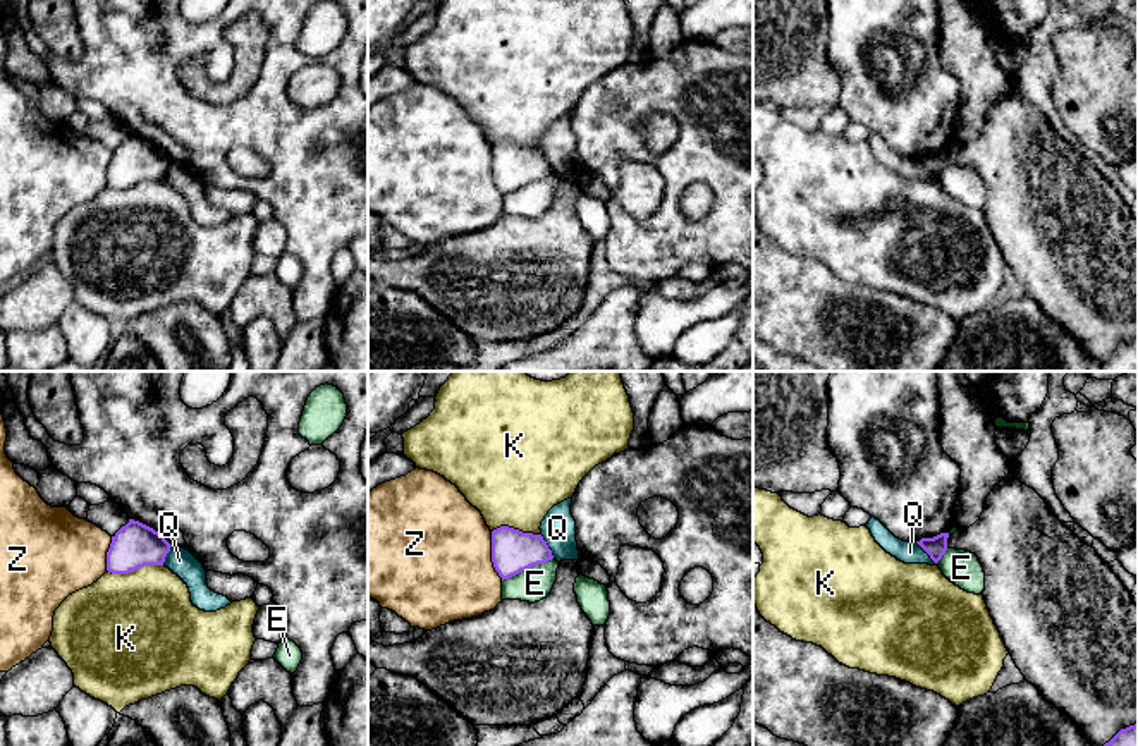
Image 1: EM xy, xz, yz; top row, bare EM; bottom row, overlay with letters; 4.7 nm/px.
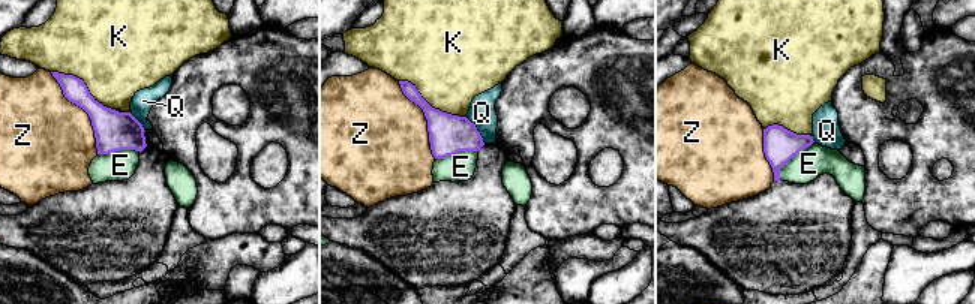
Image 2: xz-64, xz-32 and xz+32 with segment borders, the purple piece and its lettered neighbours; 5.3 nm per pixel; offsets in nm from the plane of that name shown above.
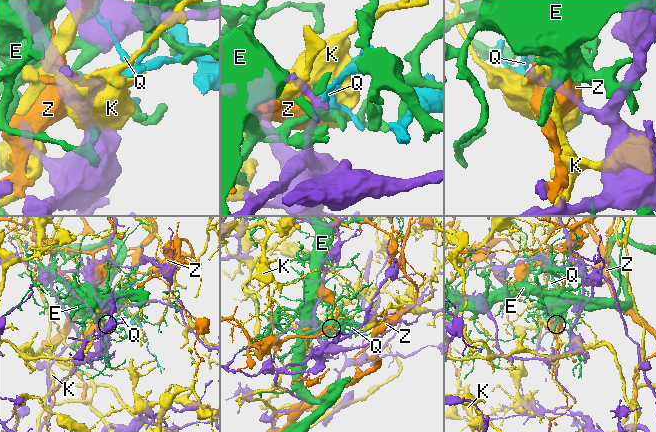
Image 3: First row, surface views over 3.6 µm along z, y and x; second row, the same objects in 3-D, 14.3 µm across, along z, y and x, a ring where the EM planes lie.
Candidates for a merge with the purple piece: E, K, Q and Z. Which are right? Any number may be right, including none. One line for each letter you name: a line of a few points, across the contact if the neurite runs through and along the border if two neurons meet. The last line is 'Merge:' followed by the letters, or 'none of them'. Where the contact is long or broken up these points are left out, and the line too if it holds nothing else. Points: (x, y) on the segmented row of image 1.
Merge: none of them

